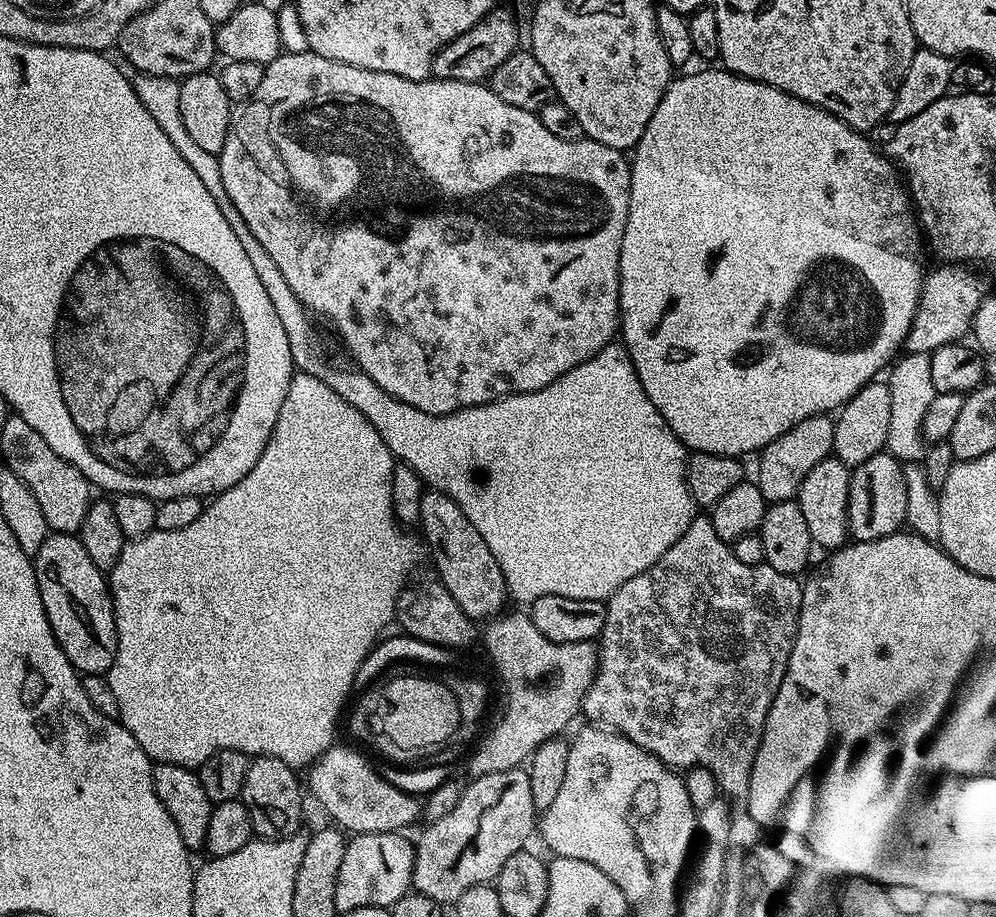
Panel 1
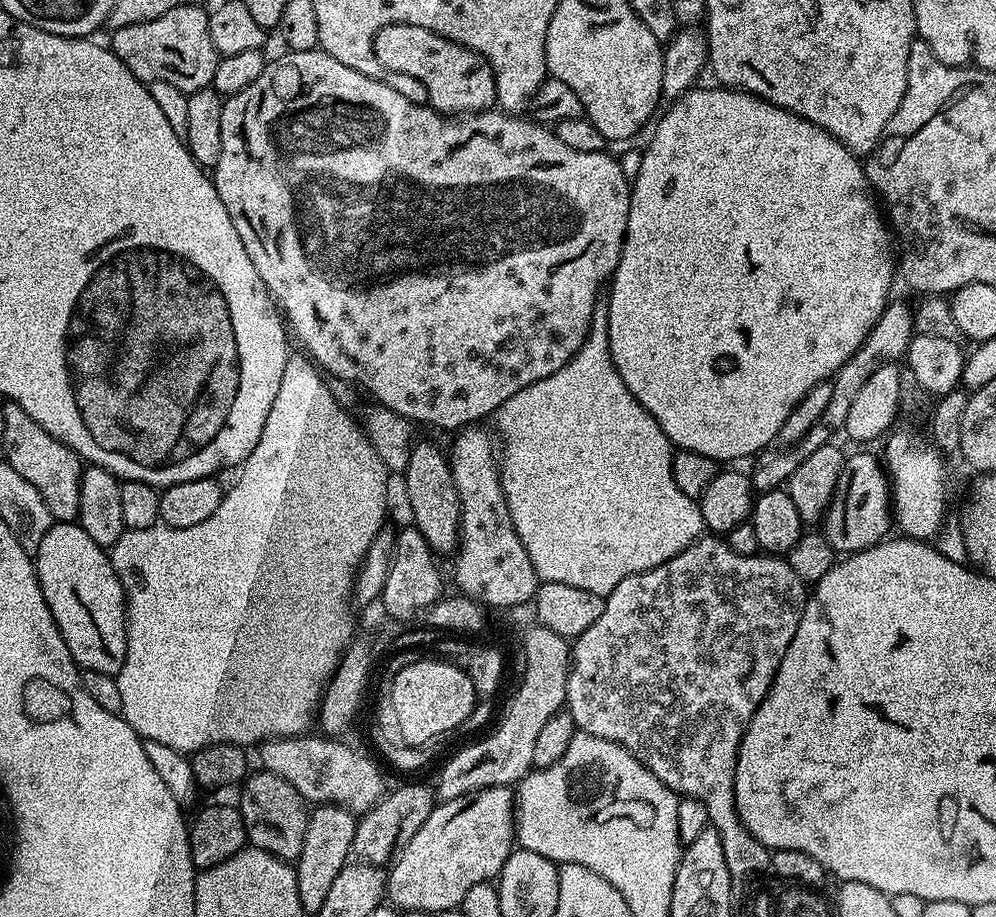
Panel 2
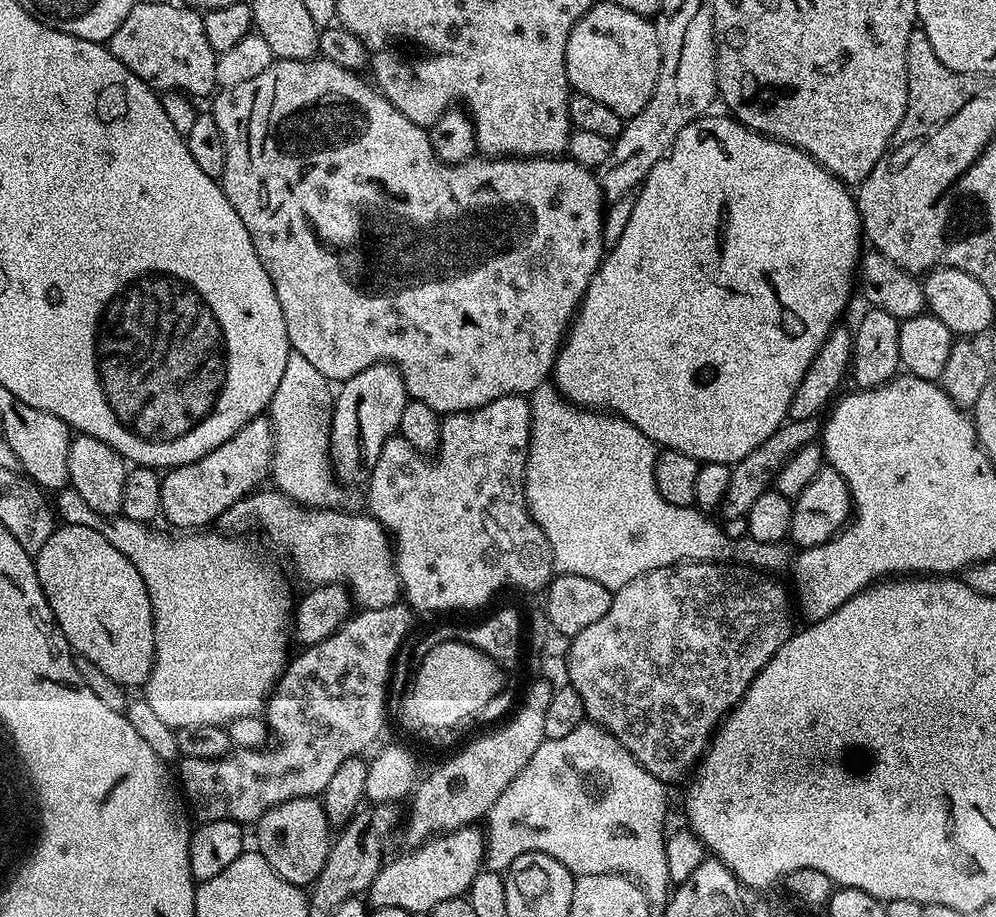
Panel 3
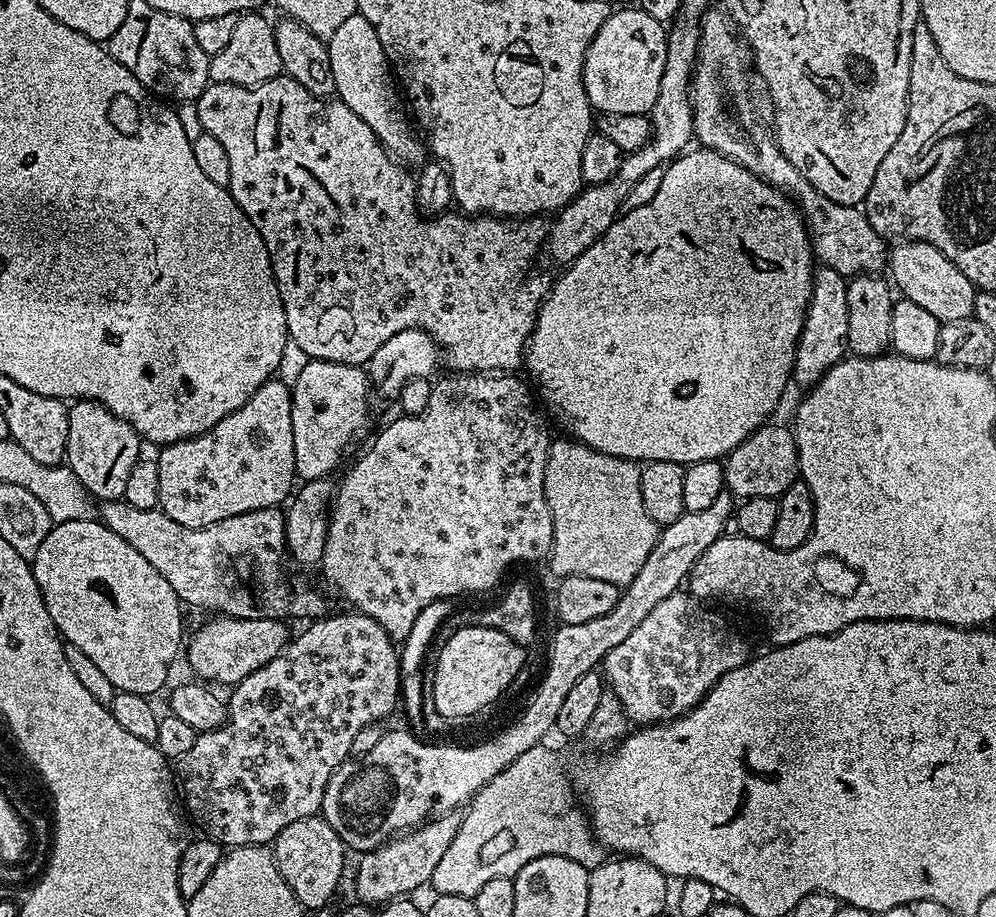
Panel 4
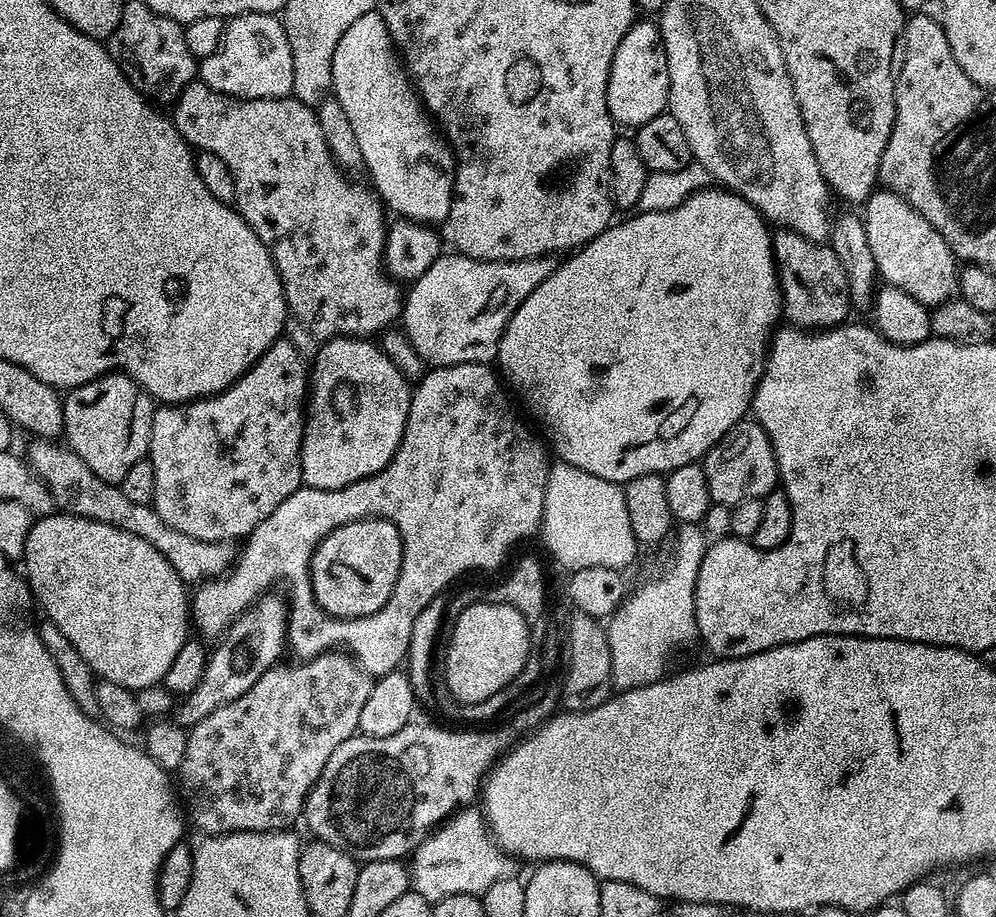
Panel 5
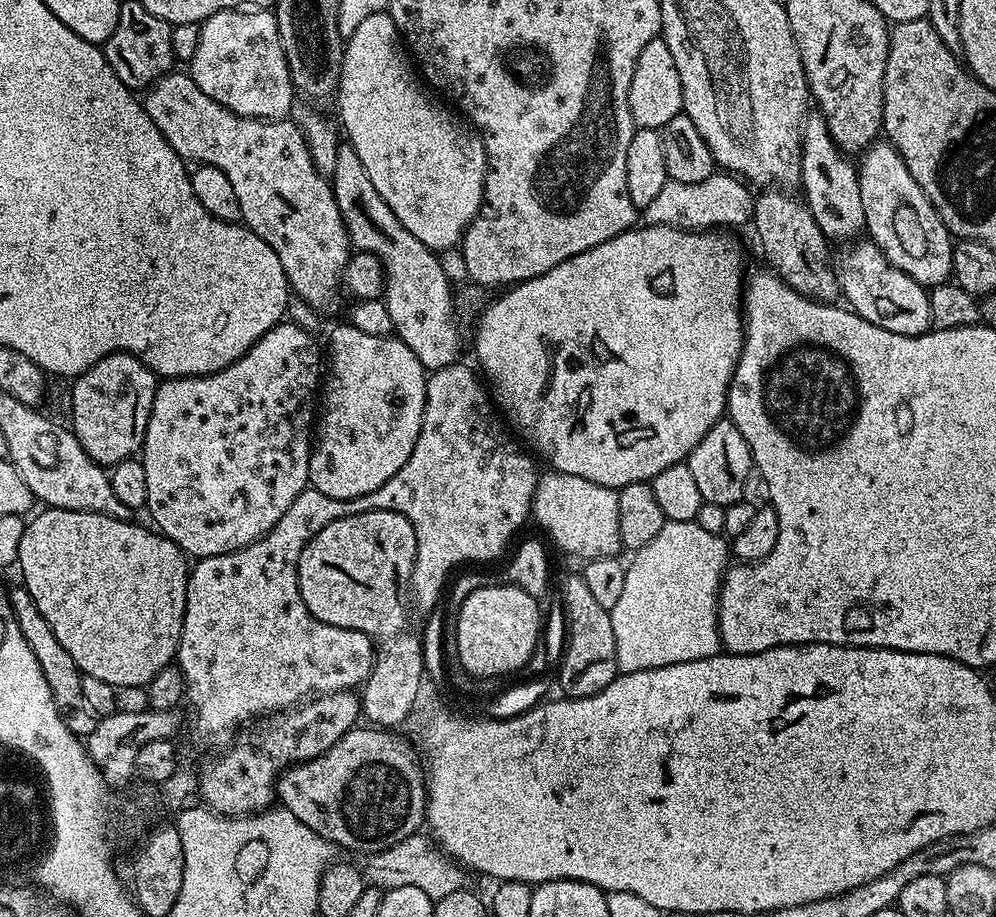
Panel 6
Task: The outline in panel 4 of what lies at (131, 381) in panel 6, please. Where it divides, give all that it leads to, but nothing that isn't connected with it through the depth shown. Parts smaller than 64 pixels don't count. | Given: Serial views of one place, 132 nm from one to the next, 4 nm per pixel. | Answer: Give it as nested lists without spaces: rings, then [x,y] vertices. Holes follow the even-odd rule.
[[[77,400],[69,407],[68,441],[66,442],[66,466],[74,470],[78,482],[89,496],[97,501],[121,499],[126,490],[130,470],[141,459],[142,441],[140,435],[122,418],[118,418],[104,404],[96,400]]]

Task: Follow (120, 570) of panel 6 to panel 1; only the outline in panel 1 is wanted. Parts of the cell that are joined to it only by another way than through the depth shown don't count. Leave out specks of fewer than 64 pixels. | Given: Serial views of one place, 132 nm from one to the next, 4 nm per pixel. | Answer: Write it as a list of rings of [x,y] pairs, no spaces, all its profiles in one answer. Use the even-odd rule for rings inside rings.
[[[67,532],[48,535],[46,542],[42,542],[36,551],[34,563],[42,606],[62,654],[66,654],[81,674],[98,676],[108,673],[116,657],[116,619],[105,573],[94,566],[79,535]]]

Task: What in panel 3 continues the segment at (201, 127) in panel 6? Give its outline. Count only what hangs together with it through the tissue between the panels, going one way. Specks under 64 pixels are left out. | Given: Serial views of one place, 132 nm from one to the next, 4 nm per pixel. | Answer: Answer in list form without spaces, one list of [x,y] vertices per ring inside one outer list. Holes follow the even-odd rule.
[[[313,58],[313,59],[310,59],[310,60],[277,60],[277,59],[273,59],[273,61],[272,61],[272,64],[271,64],[271,65],[270,65],[270,66],[266,66],[266,70],[262,70],[262,74],[258,74],[258,78],[250,78],[250,82],[242,82],[242,86],[234,86],[234,87],[233,87],[233,88],[220,88],[220,89],[219,89],[219,91],[217,91],[217,92],[216,92],[216,93],[215,93],[215,96],[214,96],[214,99],[213,99],[213,100],[212,100],[212,101],[211,101],[211,103],[212,103],[212,102],[213,102],[213,104],[212,104],[212,105],[210,105],[210,111],[211,111],[211,114],[212,114],[212,117],[213,117],[213,118],[214,118],[214,122],[218,122],[218,130],[222,130],[222,138],[223,138],[223,139],[224,139],[224,141],[225,141],[225,142],[226,142],[226,166],[225,166],[225,167],[224,167],[224,174],[223,174],[223,177],[222,177],[222,187],[223,187],[223,189],[224,189],[224,193],[225,193],[225,194],[226,194],[226,198],[227,198],[227,199],[228,199],[228,201],[229,201],[229,202],[230,202],[230,206],[234,206],[234,210],[238,210],[238,218],[242,218],[242,223],[244,223],[244,225],[246,225],[246,230],[250,230],[250,238],[251,238],[251,239],[252,239],[252,241],[253,241],[253,242],[254,242],[254,250],[258,250],[258,258],[259,258],[259,259],[260,259],[260,261],[261,261],[261,262],[262,262],[262,266],[266,266],[266,274],[270,274],[270,282],[274,282],[274,294],[278,294],[278,306],[282,306],[282,318],[283,318],[283,319],[284,319],[284,321],[285,321],[285,322],[286,322],[286,334],[287,334],[287,335],[288,335],[288,342],[289,342],[289,345],[290,345],[290,348],[291,348],[291,351],[293,351],[293,352],[297,352],[297,353],[298,353],[298,354],[302,354],[302,358],[306,358],[306,359],[308,359],[308,361],[309,361],[309,362],[310,362],[310,363],[311,363],[311,364],[313,364],[313,365],[314,365],[314,366],[315,366],[315,367],[316,367],[316,369],[318,369],[318,374],[322,374],[322,375],[323,375],[323,376],[325,376],[325,377],[326,377],[326,378],[327,378],[327,380],[328,380],[328,381],[329,381],[329,382],[343,382],[343,381],[346,381],[346,380],[349,380],[349,379],[350,379],[350,378],[354,378],[354,374],[362,374],[362,370],[366,370],[366,369],[367,369],[367,368],[369,368],[369,367],[370,367],[370,366],[374,366],[374,365],[375,365],[375,364],[391,364],[391,365],[392,365],[392,367],[393,367],[393,368],[395,368],[395,369],[396,369],[396,371],[397,371],[397,372],[399,372],[399,373],[400,373],[400,376],[401,376],[401,378],[402,378],[402,379],[403,379],[403,380],[404,380],[404,385],[405,385],[405,386],[406,386],[406,390],[407,390],[407,391],[408,391],[408,394],[409,394],[409,397],[411,397],[411,399],[414,399],[414,400],[417,400],[417,401],[418,401],[418,402],[426,402],[426,406],[430,406],[430,410],[434,410],[434,411],[435,411],[435,412],[438,412],[438,413],[440,413],[440,415],[441,415],[441,417],[444,417],[444,418],[447,418],[447,417],[449,417],[449,416],[452,416],[452,415],[454,415],[454,414],[455,414],[455,413],[456,413],[456,412],[469,412],[469,411],[470,411],[470,410],[474,410],[474,409],[475,409],[475,408],[481,408],[481,407],[482,407],[482,406],[486,406],[486,405],[487,405],[487,404],[489,404],[489,403],[490,403],[490,402],[494,402],[494,401],[495,401],[495,400],[497,400],[497,399],[498,399],[498,398],[502,398],[502,397],[503,397],[503,396],[523,396],[523,395],[525,395],[525,394],[530,394],[530,393],[531,393],[531,392],[533,392],[533,391],[534,391],[534,390],[535,390],[535,388],[537,388],[537,387],[538,387],[538,386],[539,386],[539,385],[540,385],[540,384],[542,384],[542,383],[545,383],[545,381],[547,381],[547,380],[548,380],[548,379],[549,379],[549,376],[550,376],[550,373],[551,373],[551,372],[552,372],[552,371],[553,371],[553,369],[555,369],[555,366],[556,366],[556,355],[557,355],[557,354],[559,354],[559,353],[560,353],[560,349],[561,349],[561,347],[562,347],[562,345],[563,345],[563,343],[564,343],[564,341],[565,341],[565,339],[566,339],[566,333],[567,333],[567,331],[568,331],[568,329],[569,329],[569,327],[570,327],[570,325],[571,325],[571,323],[572,323],[572,321],[573,321],[573,319],[574,319],[574,317],[575,317],[575,315],[576,315],[576,313],[577,313],[577,311],[578,311],[578,309],[579,309],[579,306],[580,306],[580,302],[581,302],[581,300],[583,300],[583,298],[584,298],[584,295],[585,295],[585,294],[586,294],[586,290],[587,290],[587,289],[588,289],[588,287],[589,287],[589,286],[590,286],[590,282],[591,282],[591,281],[592,281],[592,279],[593,279],[593,278],[594,278],[594,274],[595,274],[595,273],[596,273],[596,271],[597,271],[597,270],[599,270],[599,269],[600,269],[600,261],[601,261],[601,260],[603,260],[603,259],[604,259],[604,257],[605,257],[605,255],[606,255],[606,249],[605,249],[605,246],[604,246],[604,244],[603,244],[603,230],[604,230],[604,217],[605,217],[605,211],[606,211],[606,197],[605,197],[605,194],[604,194],[604,192],[603,192],[603,190],[601,190],[601,189],[600,189],[600,182],[599,182],[599,179],[598,179],[598,176],[597,176],[597,173],[596,173],[596,172],[595,172],[595,171],[593,171],[593,169],[591,169],[591,168],[583,168],[583,167],[582,167],[582,166],[578,166],[578,162],[574,162],[574,161],[573,161],[573,160],[569,160],[569,159],[567,159],[567,158],[553,158],[553,157],[551,157],[551,156],[533,156],[533,157],[531,157],[531,158],[473,158],[473,159],[470,159],[470,160],[464,160],[464,161],[462,161],[462,163],[461,163],[461,164],[443,164],[443,162],[441,162],[441,160],[439,160],[439,159],[438,159],[438,157],[436,157],[436,155],[435,155],[435,154],[434,154],[434,150],[433,150],[433,149],[432,149],[432,144],[431,144],[431,142],[429,142],[429,140],[428,140],[428,134],[427,134],[427,131],[425,131],[425,129],[422,129],[422,128],[419,128],[419,127],[418,127],[418,125],[416,125],[416,124],[415,124],[415,123],[414,123],[414,122],[410,122],[410,118],[406,118],[406,114],[402,114],[402,113],[401,113],[401,112],[399,112],[399,110],[397,110],[397,108],[395,108],[395,107],[394,107],[394,105],[393,105],[393,104],[391,104],[391,102],[389,102],[389,100],[387,100],[387,98],[385,98],[385,97],[384,97],[384,96],[383,96],[383,94],[381,94],[381,93],[380,93],[380,92],[379,92],[379,91],[378,91],[378,90],[377,90],[377,89],[376,89],[376,88],[375,88],[375,87],[373,87],[373,85],[372,85],[372,84],[371,84],[371,83],[369,83],[369,81],[368,81],[368,84],[369,84],[369,85],[368,85],[368,84],[367,84],[367,82],[366,82],[366,81],[364,81],[364,80],[363,80],[363,78],[362,78],[362,77],[360,77],[360,76],[363,76],[363,75],[360,75],[360,74],[357,74],[357,73],[356,73],[356,72],[355,72],[355,71],[353,71],[353,69],[351,69],[351,68],[343,68],[343,67],[342,67],[342,66],[341,66],[341,65],[340,65],[340,64],[335,64],[335,63],[334,63],[334,61],[332,61],[332,60],[329,60],[329,59],[327,59],[327,58]]]

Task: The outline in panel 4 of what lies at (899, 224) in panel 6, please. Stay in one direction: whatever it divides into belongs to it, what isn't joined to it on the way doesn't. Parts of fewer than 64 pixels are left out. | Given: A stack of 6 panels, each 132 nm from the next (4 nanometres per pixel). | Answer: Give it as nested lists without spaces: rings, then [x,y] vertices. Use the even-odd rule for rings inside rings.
[[[921,240],[897,244],[900,245],[893,247],[890,252],[890,280],[898,292],[900,287],[899,295],[903,299],[918,302],[918,306],[930,310],[930,314],[934,314],[934,318],[942,322],[972,315],[978,289],[970,282],[970,278],[966,278],[966,274],[962,274],[962,270],[958,270],[958,266],[954,266],[945,254],[940,253],[934,246]]]

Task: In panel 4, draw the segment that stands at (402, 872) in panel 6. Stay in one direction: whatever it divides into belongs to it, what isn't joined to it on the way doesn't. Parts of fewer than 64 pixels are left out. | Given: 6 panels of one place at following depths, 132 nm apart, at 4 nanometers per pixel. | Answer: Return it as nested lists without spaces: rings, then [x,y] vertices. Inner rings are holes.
[[[537,746],[526,750],[522,758],[514,758],[502,774],[498,774],[482,790],[472,797],[463,813],[458,834],[454,834],[454,842],[450,842],[442,862],[438,862],[438,870],[434,870],[430,881],[437,893],[449,892],[459,896],[474,897],[486,882],[493,878],[515,878],[518,870],[526,866],[534,858],[542,854],[562,854],[571,860],[581,862],[603,861],[605,849],[598,846],[587,811],[579,803],[572,804],[574,788],[564,781],[564,772],[556,765],[556,756],[545,746]]]

